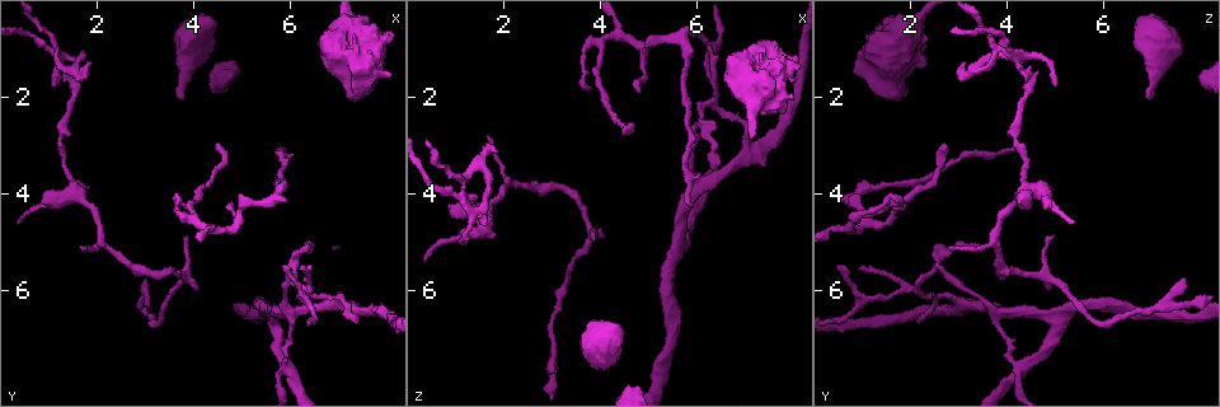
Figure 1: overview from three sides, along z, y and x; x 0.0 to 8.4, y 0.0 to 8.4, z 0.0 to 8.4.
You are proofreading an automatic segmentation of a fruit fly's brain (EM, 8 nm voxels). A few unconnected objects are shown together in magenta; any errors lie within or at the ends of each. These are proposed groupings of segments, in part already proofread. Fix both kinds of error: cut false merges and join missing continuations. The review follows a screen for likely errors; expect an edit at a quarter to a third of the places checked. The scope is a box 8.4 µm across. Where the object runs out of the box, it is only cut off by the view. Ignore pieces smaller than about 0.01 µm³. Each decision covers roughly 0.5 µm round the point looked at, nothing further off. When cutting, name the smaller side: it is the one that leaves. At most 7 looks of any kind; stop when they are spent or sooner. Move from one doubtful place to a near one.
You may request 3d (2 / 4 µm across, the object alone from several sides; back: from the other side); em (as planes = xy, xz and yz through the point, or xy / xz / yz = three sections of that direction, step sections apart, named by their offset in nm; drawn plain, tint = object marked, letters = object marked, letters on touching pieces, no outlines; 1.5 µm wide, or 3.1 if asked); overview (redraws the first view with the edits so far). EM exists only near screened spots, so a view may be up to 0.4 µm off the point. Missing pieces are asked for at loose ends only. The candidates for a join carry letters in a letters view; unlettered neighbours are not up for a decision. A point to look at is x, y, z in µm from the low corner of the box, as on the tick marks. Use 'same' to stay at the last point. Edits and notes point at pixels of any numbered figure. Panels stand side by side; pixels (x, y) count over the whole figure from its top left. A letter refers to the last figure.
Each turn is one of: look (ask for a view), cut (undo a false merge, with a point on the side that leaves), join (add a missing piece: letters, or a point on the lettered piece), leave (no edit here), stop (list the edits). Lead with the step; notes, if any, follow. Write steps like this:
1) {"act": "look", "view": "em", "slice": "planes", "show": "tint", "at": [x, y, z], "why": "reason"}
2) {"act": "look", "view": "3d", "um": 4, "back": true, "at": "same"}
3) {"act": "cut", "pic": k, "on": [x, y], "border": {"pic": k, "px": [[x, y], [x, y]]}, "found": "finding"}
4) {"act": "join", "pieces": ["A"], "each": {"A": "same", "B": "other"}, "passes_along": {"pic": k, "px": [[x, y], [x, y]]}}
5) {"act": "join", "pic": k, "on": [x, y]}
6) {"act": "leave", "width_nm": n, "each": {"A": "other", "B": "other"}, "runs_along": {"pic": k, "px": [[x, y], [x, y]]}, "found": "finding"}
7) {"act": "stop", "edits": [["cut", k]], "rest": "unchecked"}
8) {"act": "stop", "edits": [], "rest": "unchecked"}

{"act": "look", "view": "em", "slice": "xy", "step": 8, "show": "letters", "at": [3.60, 4.25, 1.40], "why": "an open end"}

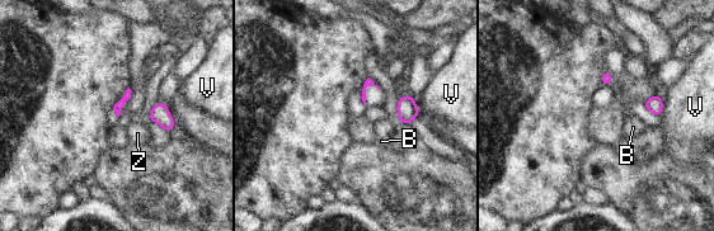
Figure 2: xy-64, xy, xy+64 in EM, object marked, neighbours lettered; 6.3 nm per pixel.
{"act": "look", "view": "em", "slice": "xz", "step": 8, "show": "letters", "at": "same"}

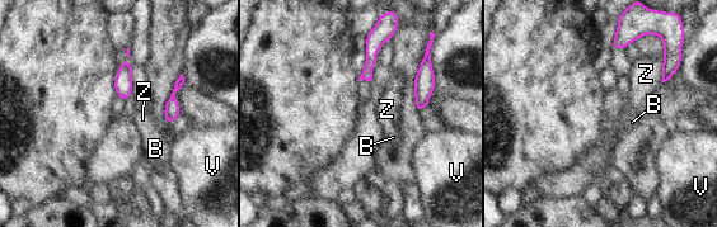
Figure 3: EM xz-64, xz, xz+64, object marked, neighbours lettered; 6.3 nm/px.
{"act": "leave", "each": {"B": "other", "V": "other", "Z": "other"}, "found": "none of them fits"}

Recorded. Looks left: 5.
{"act": "look", "view": "em", "slice": "yz", "step": 4, "show": "letters", "at": [3.80, 2.05, 6.95], "why": "stops while still wide"}

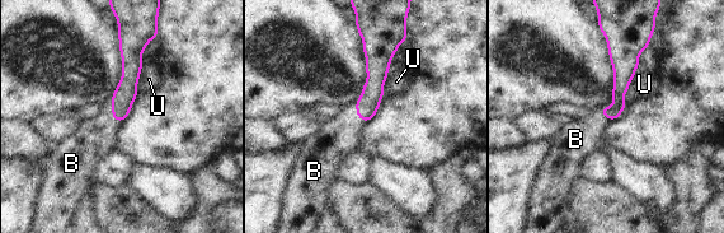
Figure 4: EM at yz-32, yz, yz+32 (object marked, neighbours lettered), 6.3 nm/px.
{"act": "look", "view": "em", "slice": "planes", "show": "letters", "at": "same", "why": "cut it another way"}

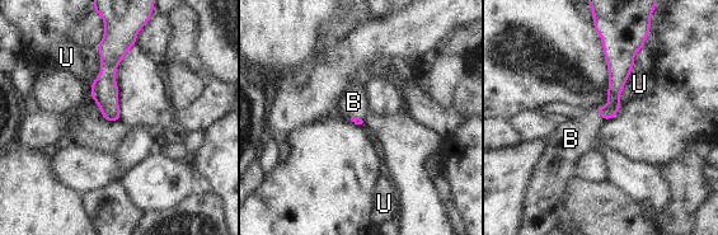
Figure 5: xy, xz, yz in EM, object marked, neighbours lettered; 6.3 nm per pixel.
{"act": "join", "pieces": ["B"], "longest_contact_nm": ["U", 200], "each": {"B": "same", "U": "other"}, "passes_along": {"pic": 5, "px": [[353, 118], [355, 114], [353, 102]]}, "found": "it goes on there"}

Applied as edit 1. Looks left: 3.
{"act": "look", "view": "3d", "um": 4, "at": [1.45, 1.55, 4.40]}

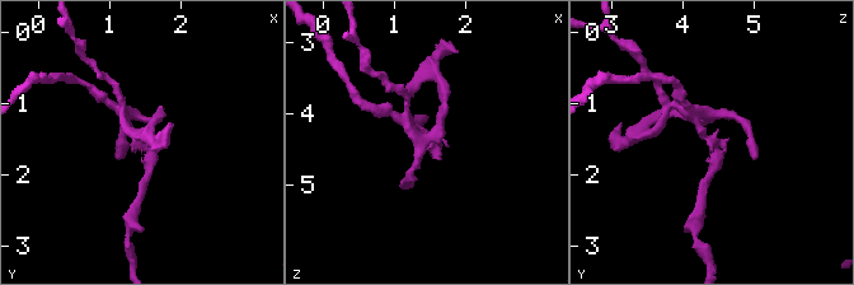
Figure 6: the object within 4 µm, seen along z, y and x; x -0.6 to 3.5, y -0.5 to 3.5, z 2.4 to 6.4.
{"act": "look", "view": "em", "slice": "planes", "show": "plain", "at": [1.50, 1.55, 4.40]}

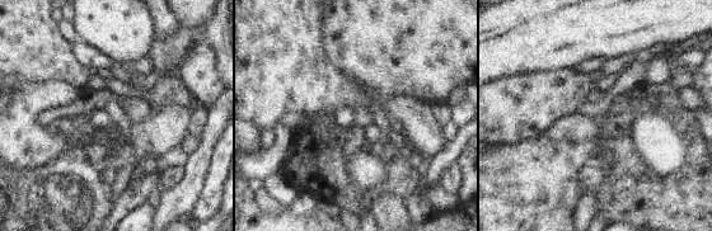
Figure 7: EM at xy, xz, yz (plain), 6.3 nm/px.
{"act": "look", "view": "em", "slice": "planes", "show": "letters", "at": "same"}

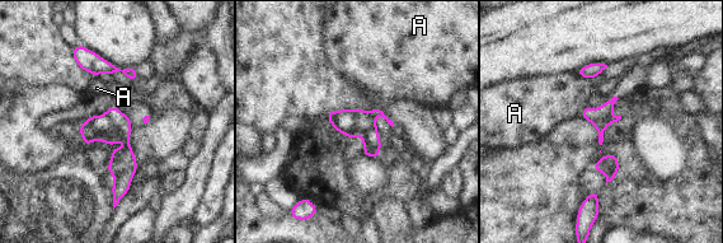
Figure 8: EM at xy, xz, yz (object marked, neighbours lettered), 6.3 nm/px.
{"act": "leave", "longest_contact_nm": ["A", 110], "each": {"A": "other"}, "border": {"pic": 8, "px": [[576, 73], [590, 80]]}, "found": "continuous, no second neuron"}

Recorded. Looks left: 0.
{"act": "stop", "edits": [["join", 5]], "rest": "unchecked"}

